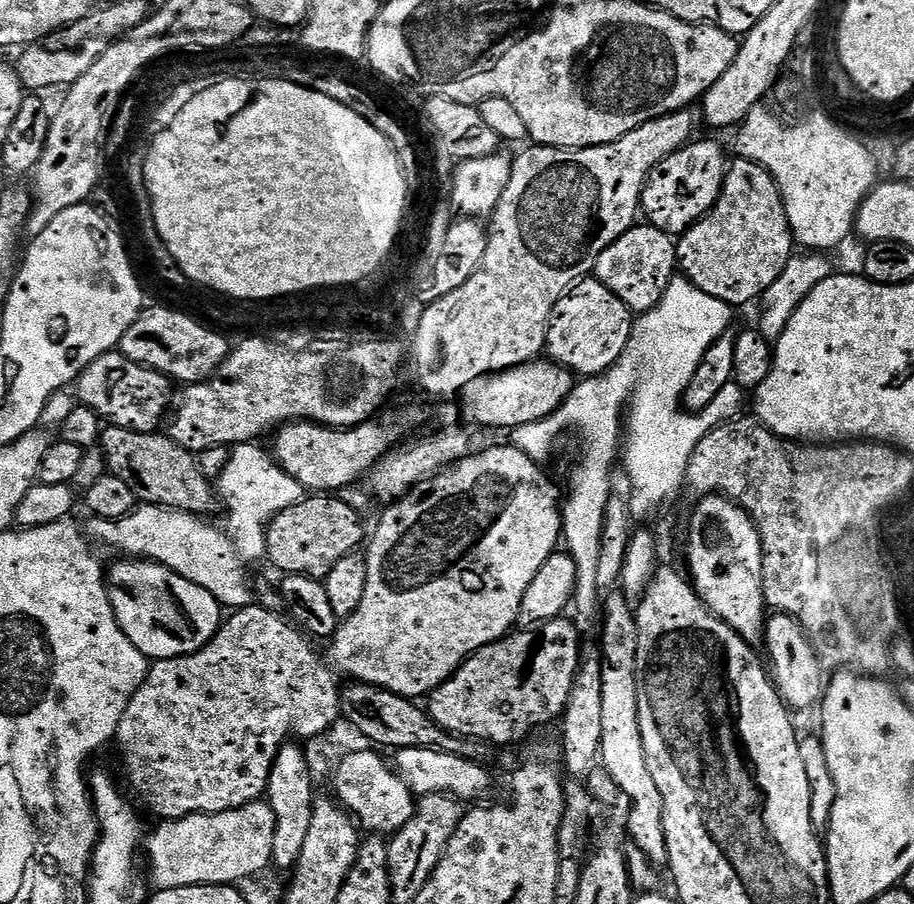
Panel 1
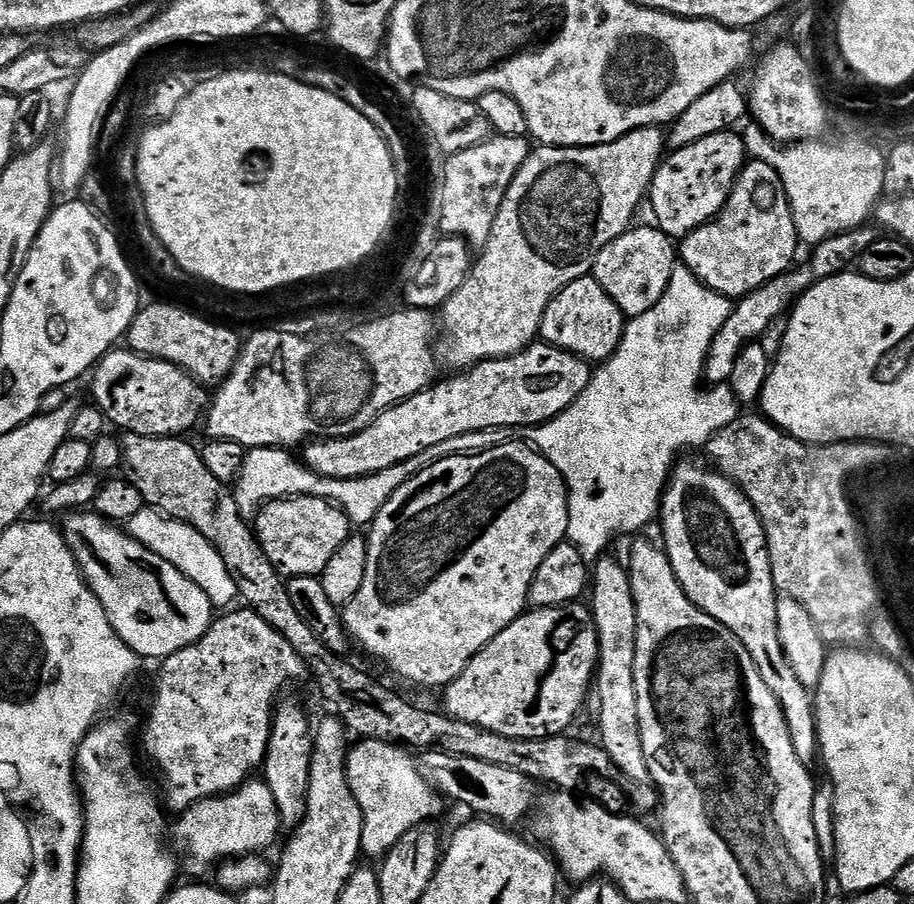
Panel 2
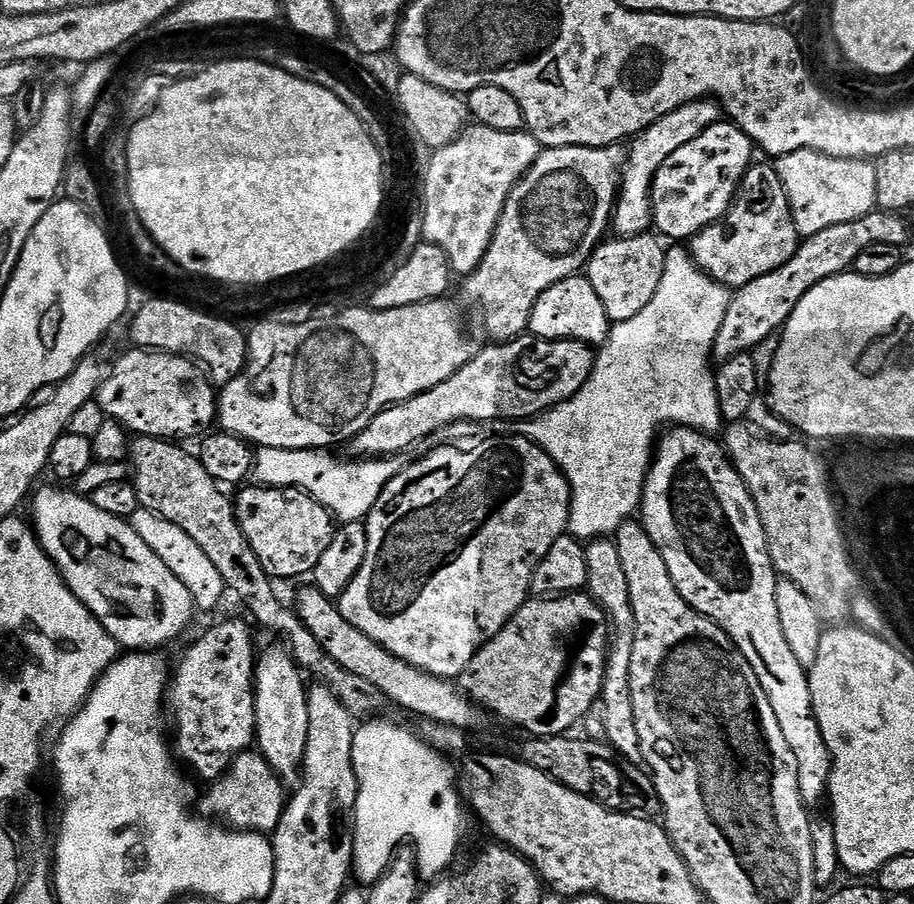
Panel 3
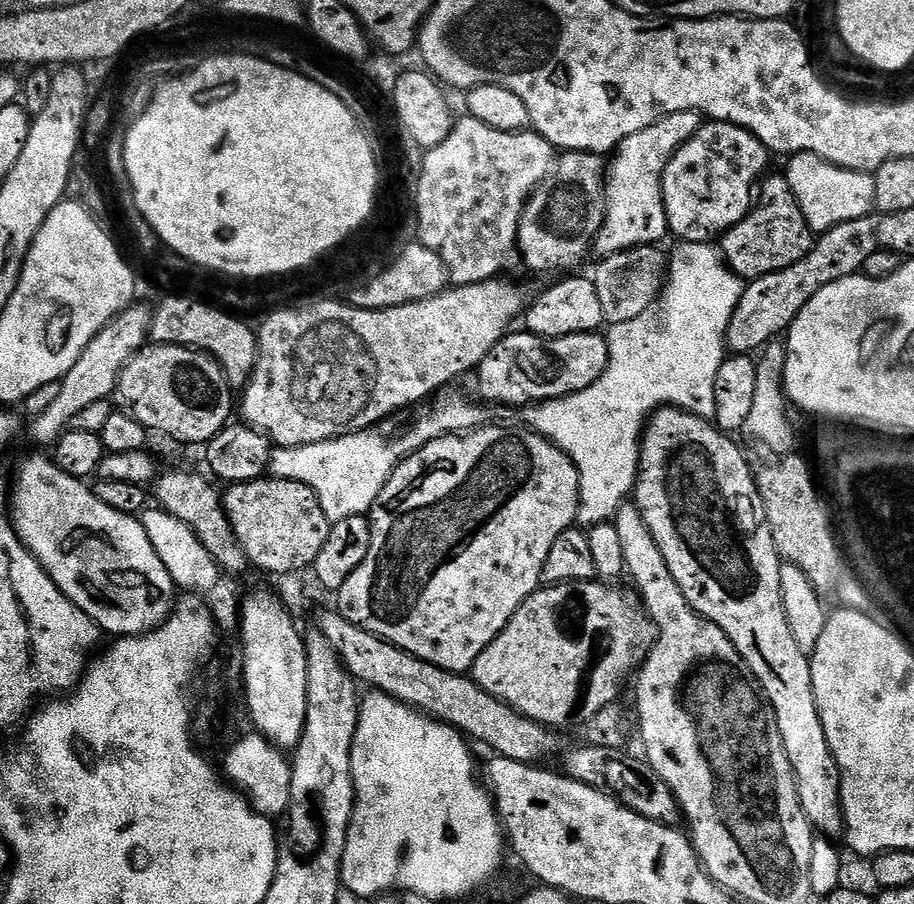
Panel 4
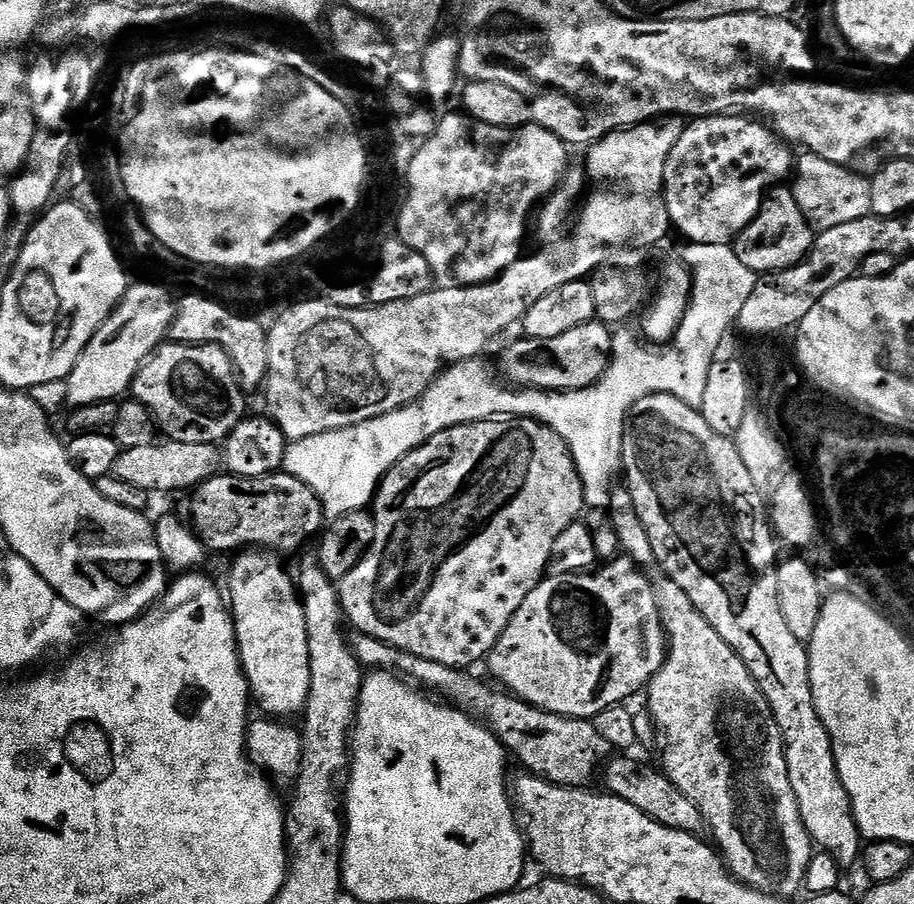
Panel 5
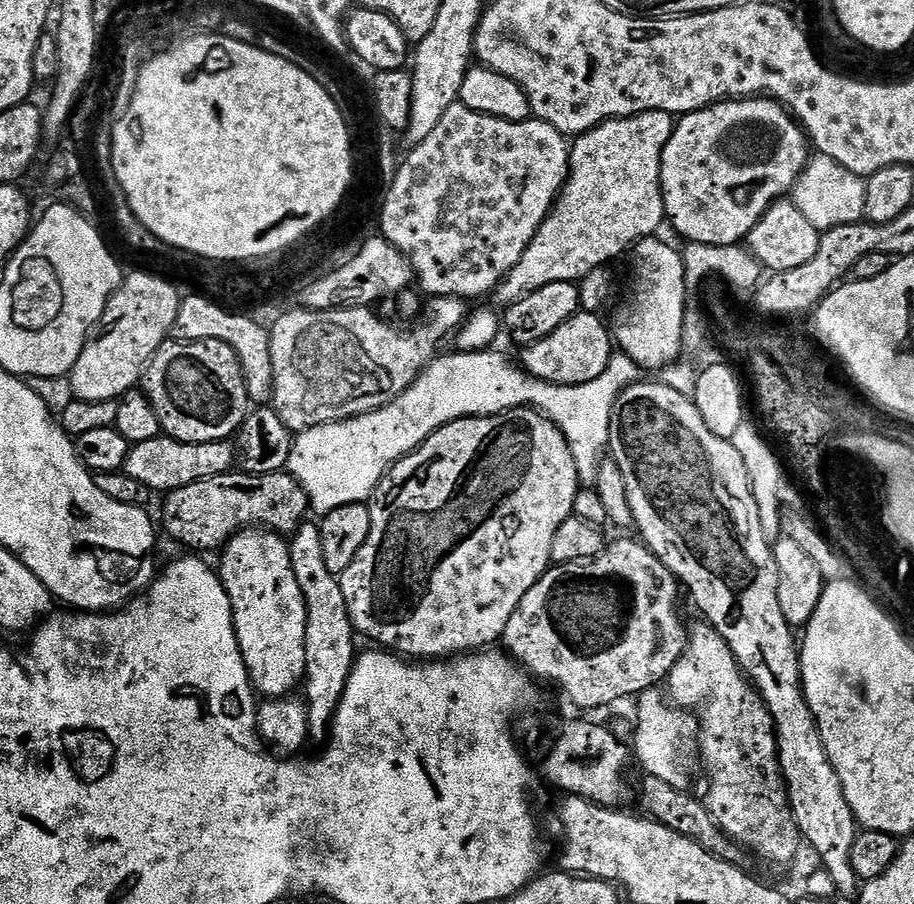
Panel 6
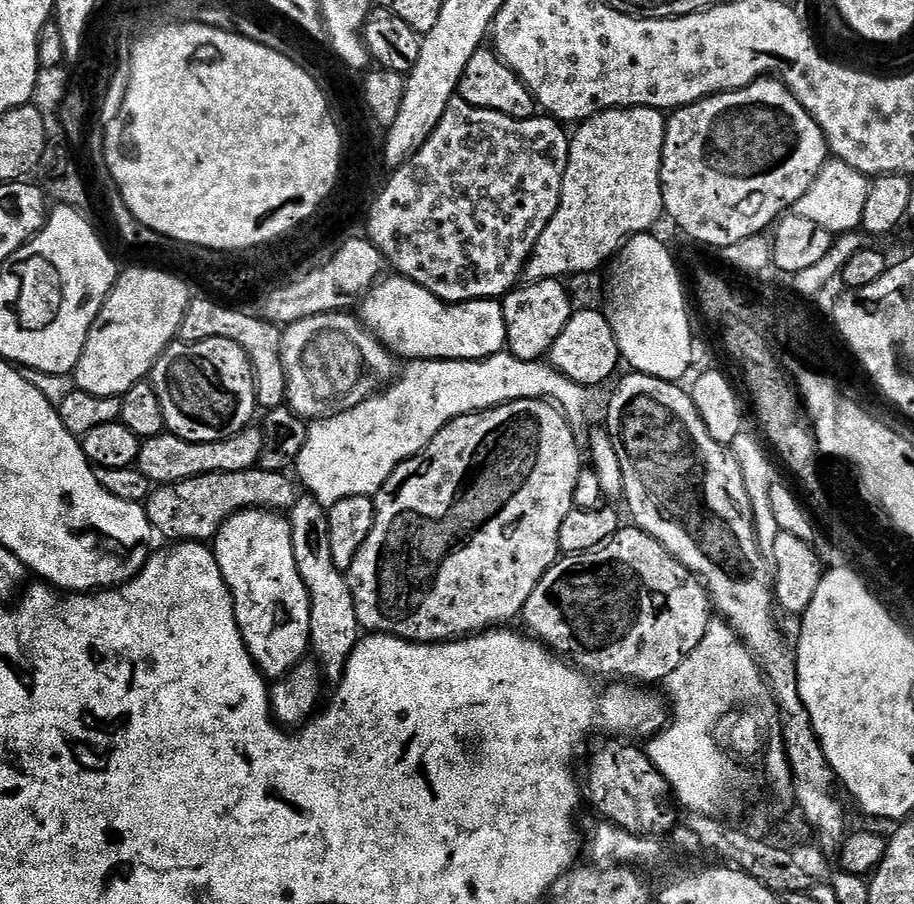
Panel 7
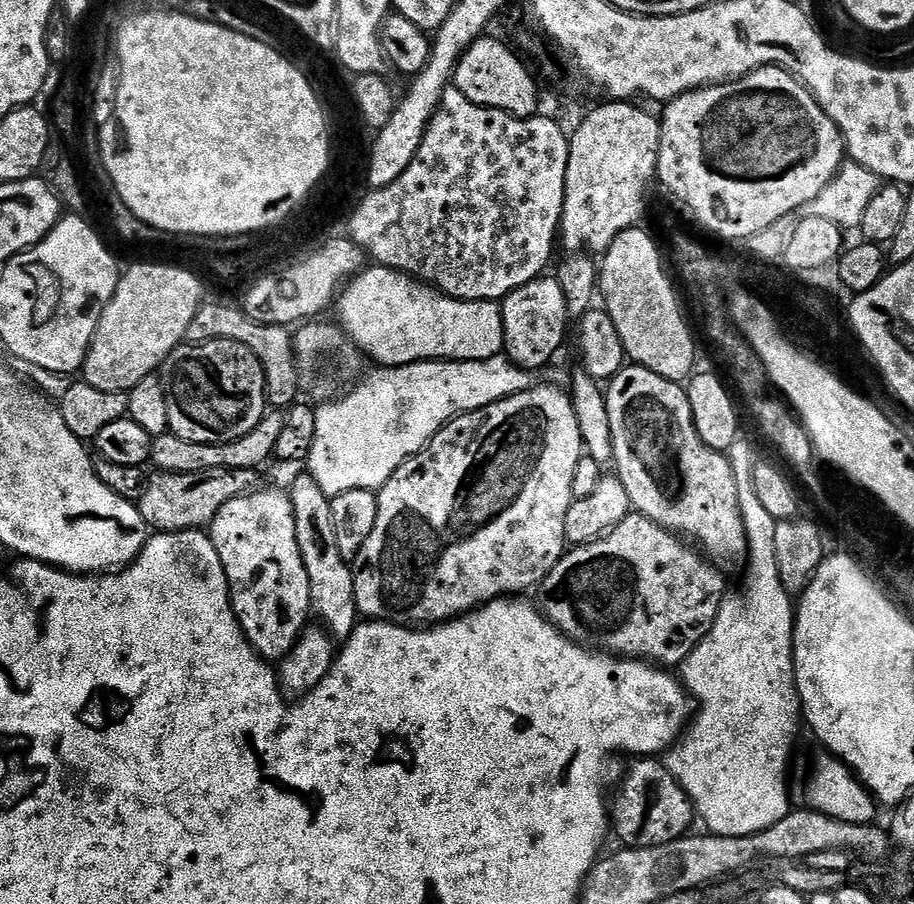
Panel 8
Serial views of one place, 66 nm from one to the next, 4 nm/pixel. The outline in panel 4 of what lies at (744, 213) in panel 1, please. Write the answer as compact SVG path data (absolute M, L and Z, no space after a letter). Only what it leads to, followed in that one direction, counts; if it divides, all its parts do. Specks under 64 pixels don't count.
M787 175L771 176L759 185L752 209L742 218L742 222L735 224L722 237L724 263L748 282L789 268L794 262L801 260L814 243L814 233L809 230L806 218L790 190Z

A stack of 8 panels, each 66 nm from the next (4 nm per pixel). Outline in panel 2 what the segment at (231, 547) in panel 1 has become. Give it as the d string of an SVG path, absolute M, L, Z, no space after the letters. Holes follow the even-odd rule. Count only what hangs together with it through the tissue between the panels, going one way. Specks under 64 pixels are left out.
M250 448L247 449L244 457L244 465L240 471L240 479L235 481L234 495L241 512L245 514L252 514L261 506L268 503L270 500L285 500L287 496L317 496L323 500L330 500L332 503L338 505L353 525L363 526L371 525L372 519L382 510L384 503L390 498L390 494L394 494L394 490L402 482L402 476L399 476L399 471L393 470L390 472L379 472L376 476L363 476L357 480L335 480L334 478L326 478L320 476L317 472L311 472L308 465L296 460L292 457L291 451L283 448ZM145 506L141 512L134 514L132 520L128 521L126 531L139 544L154 550L154 554L166 558L166 562L170 562L175 568L182 570L182 574L187 580L205 586L216 584L217 593L215 592L215 595L217 597L219 597L218 595L224 596L228 606L235 605L232 604L234 602L237 603L236 583L230 570L226 568L226 562L222 562L222 554L218 554L216 547L206 538L202 538L202 534L198 534L198 530L194 530L189 524L183 524L181 520L169 520L164 513Z

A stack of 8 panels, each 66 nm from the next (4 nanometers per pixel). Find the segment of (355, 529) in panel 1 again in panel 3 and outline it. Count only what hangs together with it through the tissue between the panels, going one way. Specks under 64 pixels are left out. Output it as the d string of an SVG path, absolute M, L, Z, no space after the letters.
M282 488L278 494L272 490L260 492L253 494L253 504L237 499L235 506L242 534L248 536L250 546L254 546L254 554L258 554L262 566L270 574L280 575L284 580L304 576L307 572L308 575L315 573L322 556L336 537L338 524L332 513L319 504L316 497L298 488Z

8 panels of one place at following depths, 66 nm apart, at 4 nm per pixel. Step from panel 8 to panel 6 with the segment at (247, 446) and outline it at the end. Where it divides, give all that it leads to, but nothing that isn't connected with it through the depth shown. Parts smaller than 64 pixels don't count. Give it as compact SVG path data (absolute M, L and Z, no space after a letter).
M158 435L147 442L133 445L124 463L123 471L128 476L142 482L153 492L173 492L182 486L190 486L190 482L198 482L202 478L217 476L223 472L233 471L238 460L238 452L231 448L228 440L214 442L178 442L166 435Z

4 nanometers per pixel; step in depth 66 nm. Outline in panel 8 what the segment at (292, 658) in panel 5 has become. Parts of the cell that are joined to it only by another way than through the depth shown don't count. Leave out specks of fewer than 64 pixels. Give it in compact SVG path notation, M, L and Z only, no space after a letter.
M263 488L226 502L212 520L210 535L222 558L236 621L265 660L279 662L309 623L312 599L310 578L296 541L291 495Z

